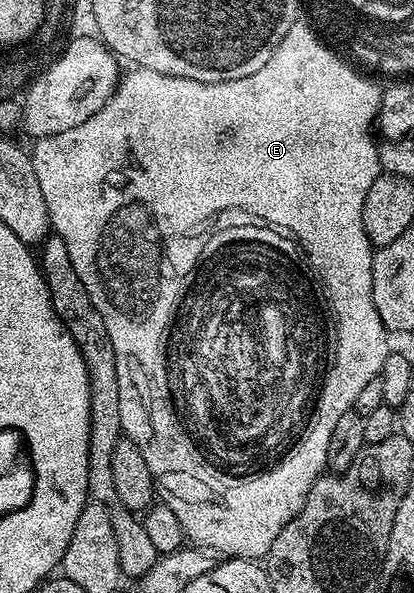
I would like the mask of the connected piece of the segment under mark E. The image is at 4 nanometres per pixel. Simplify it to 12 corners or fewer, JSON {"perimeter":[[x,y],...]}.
{"perimeter":[[136,67],[35,140],[123,438],[260,561],[380,374],[381,88]]}

